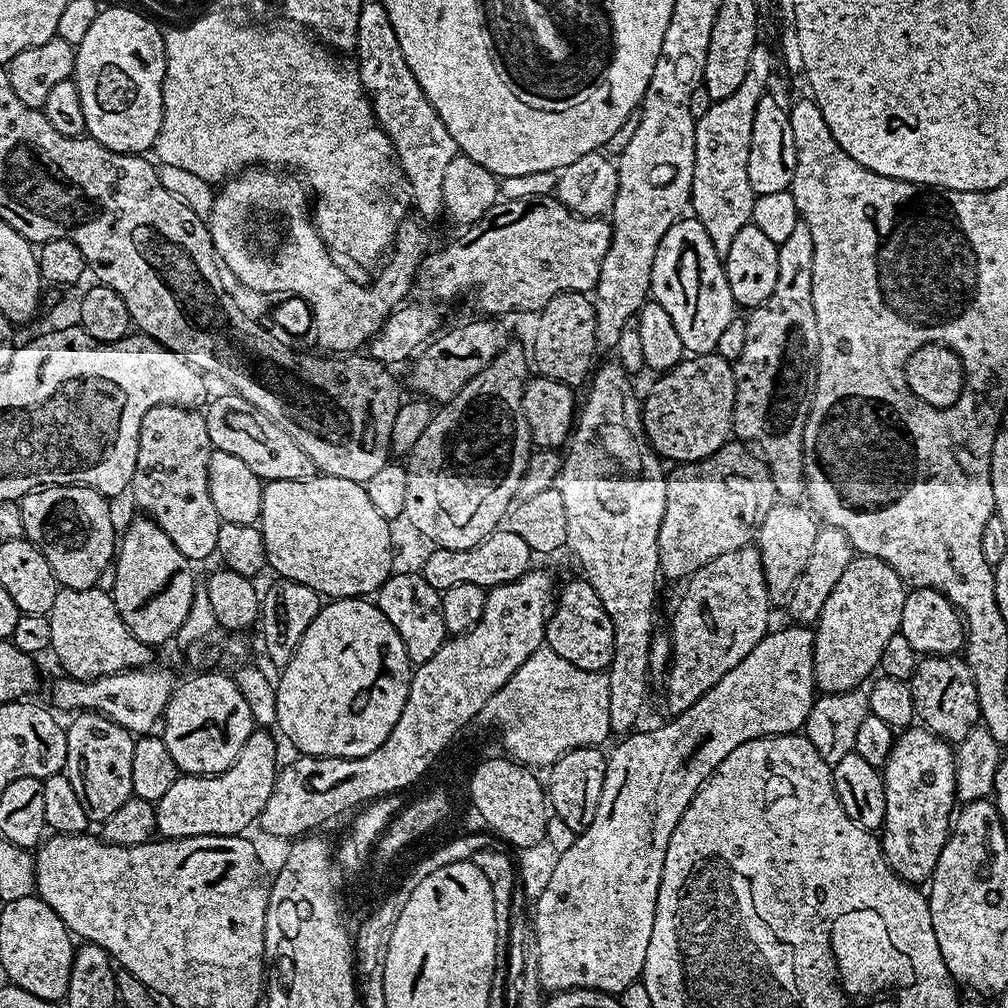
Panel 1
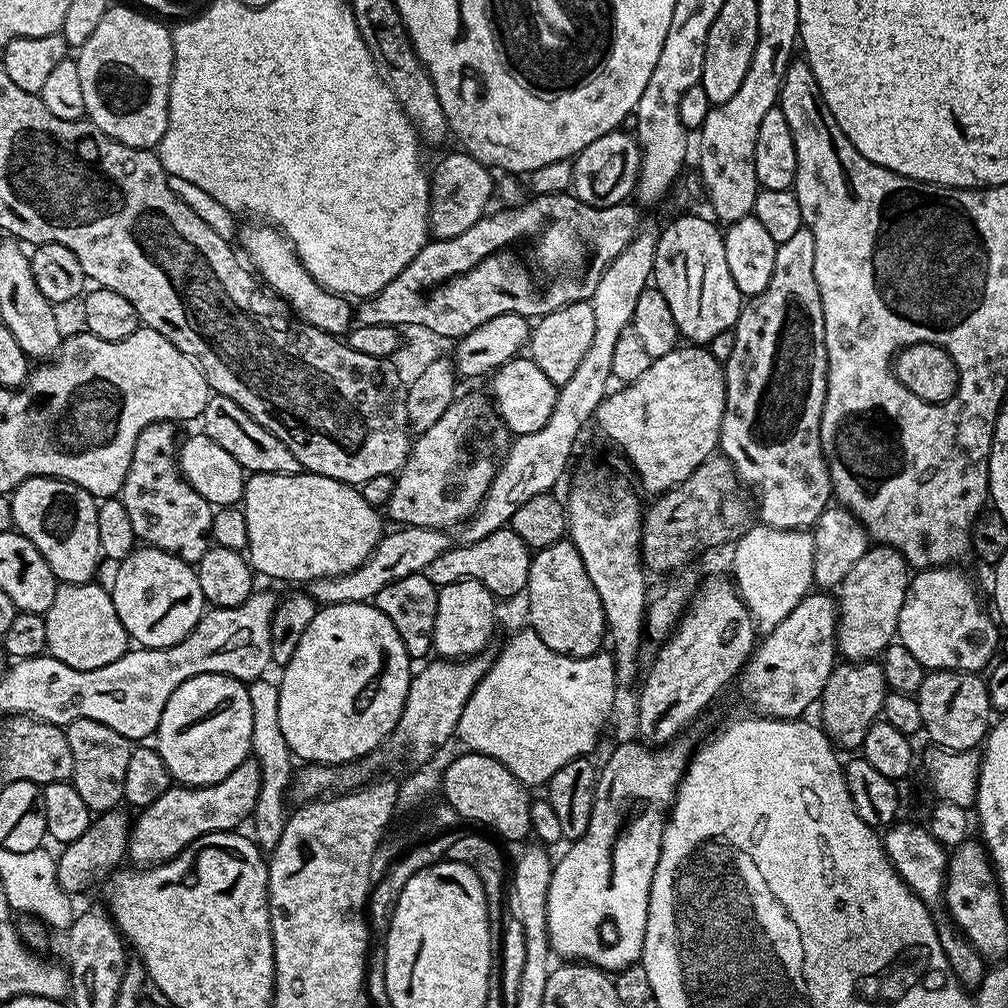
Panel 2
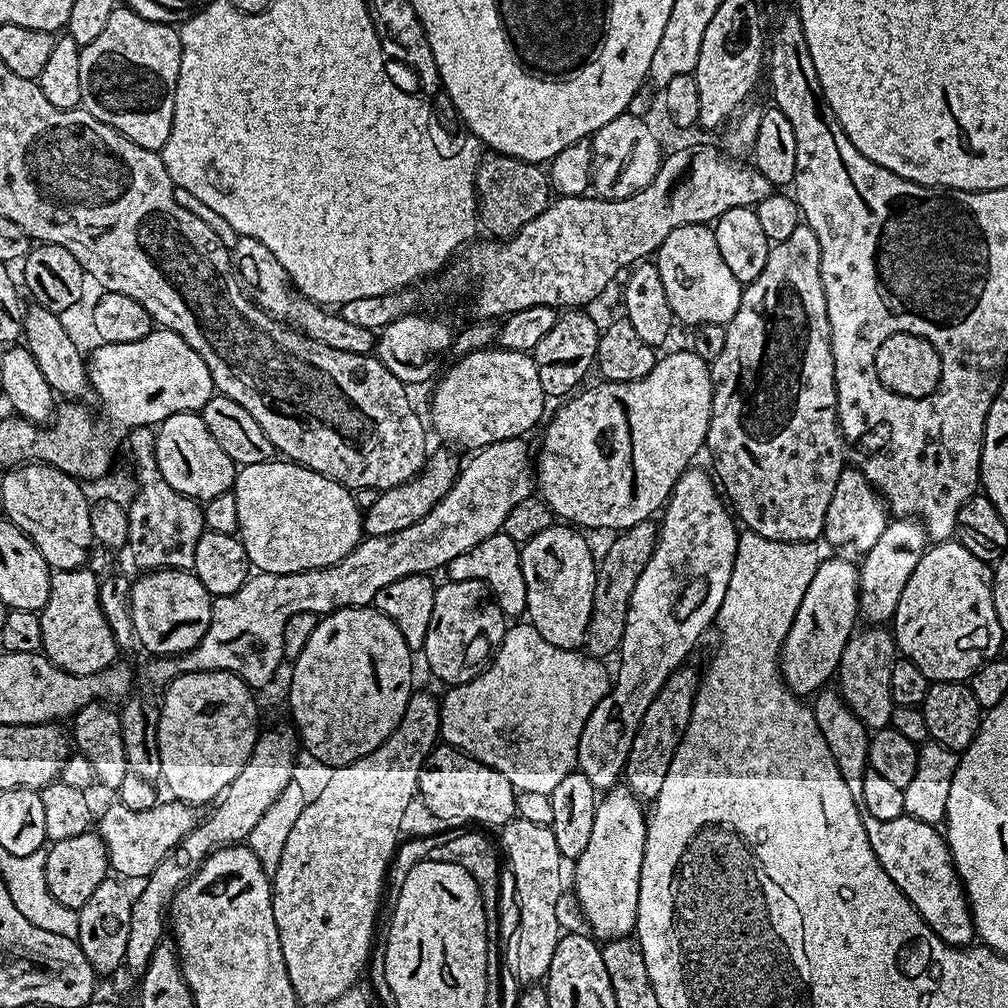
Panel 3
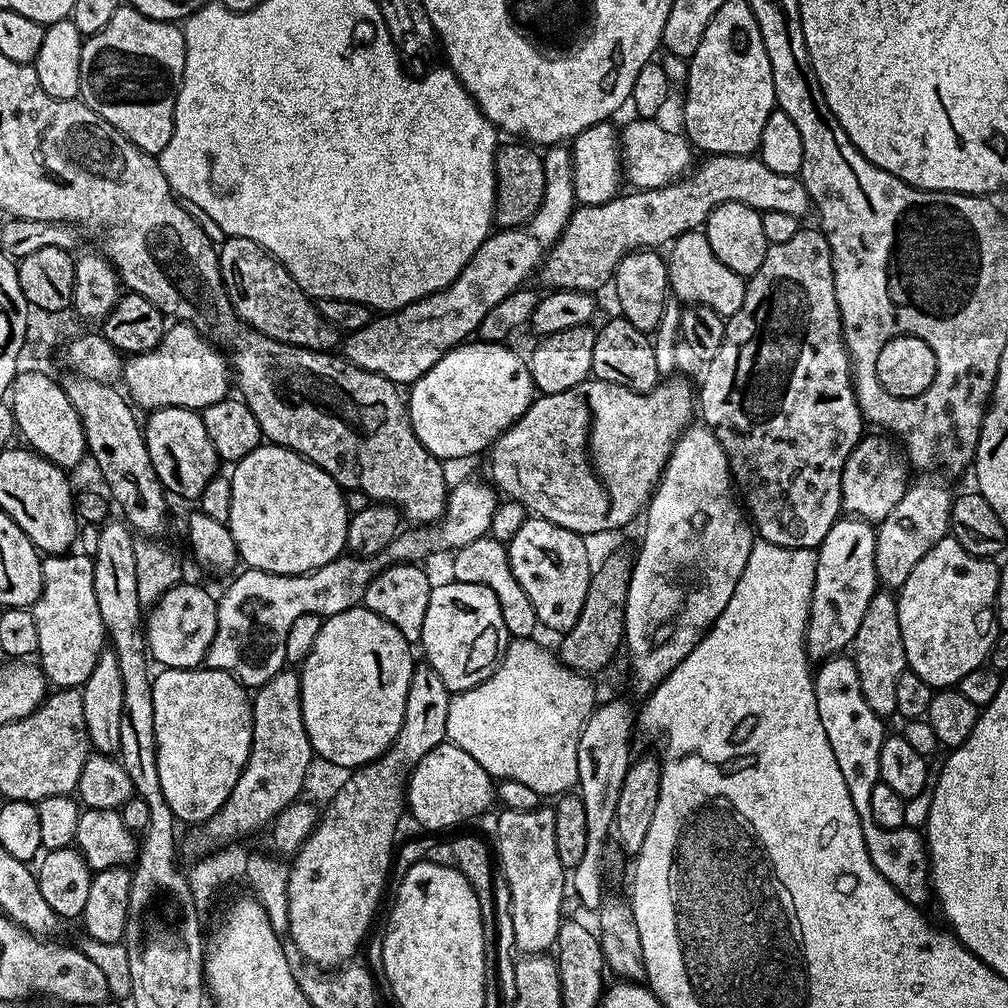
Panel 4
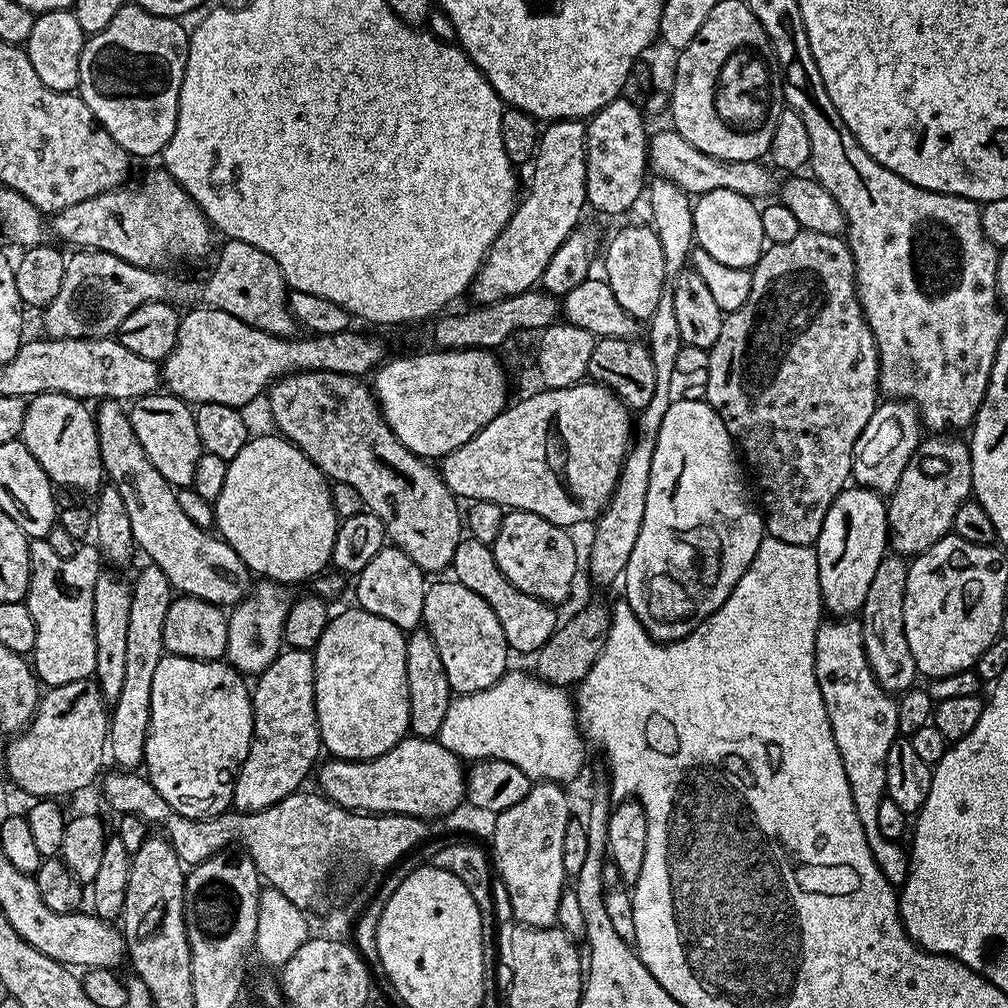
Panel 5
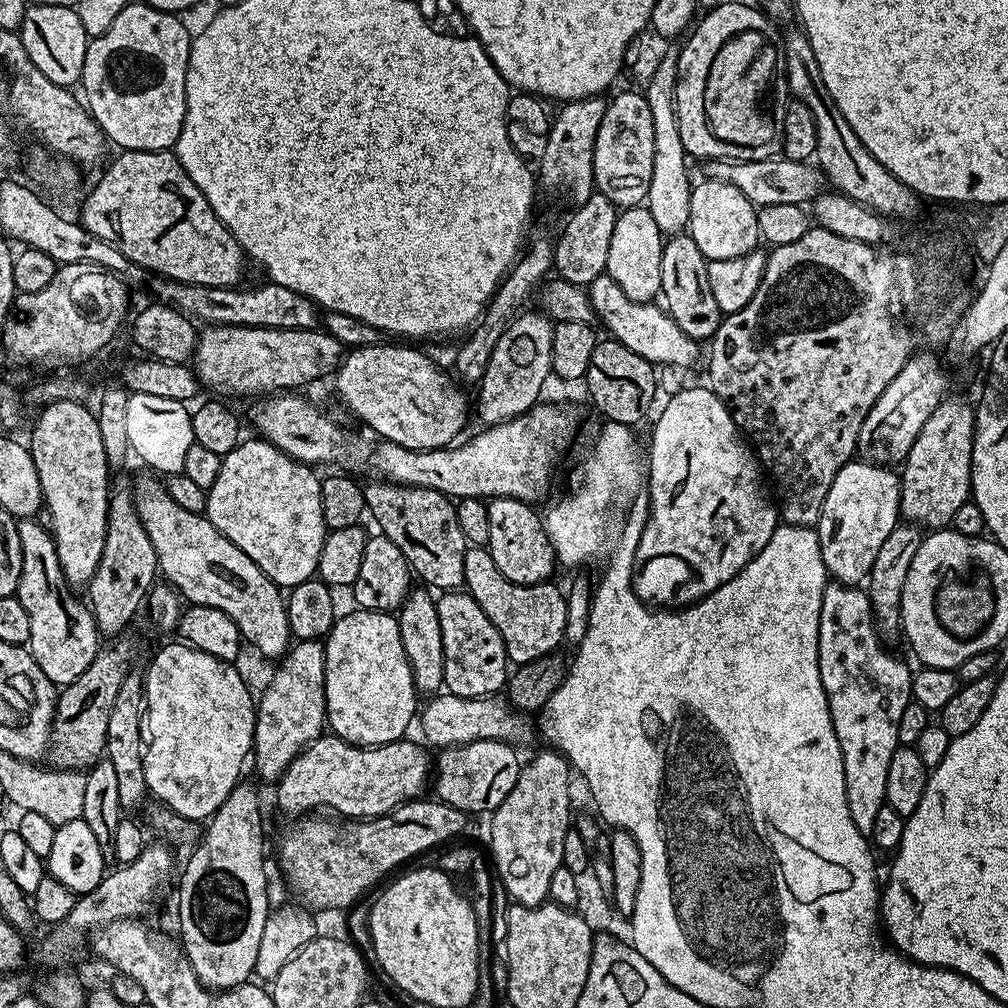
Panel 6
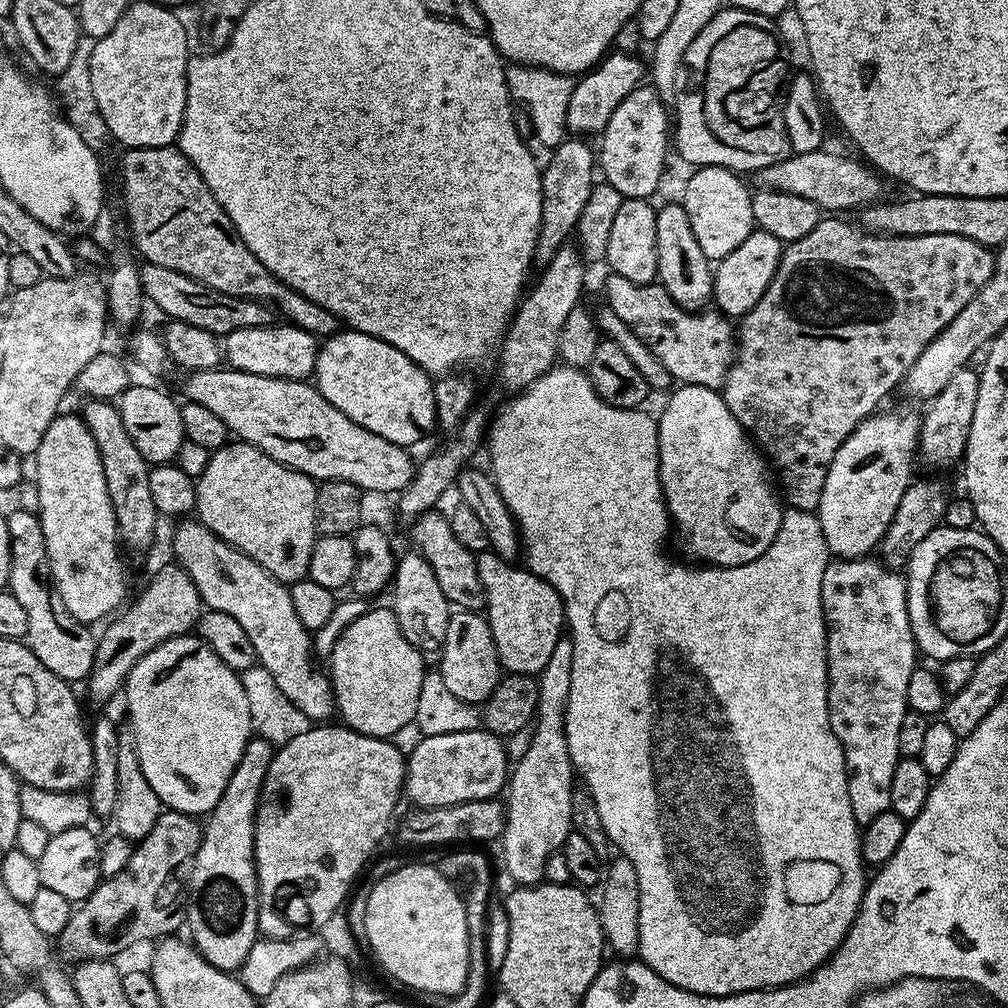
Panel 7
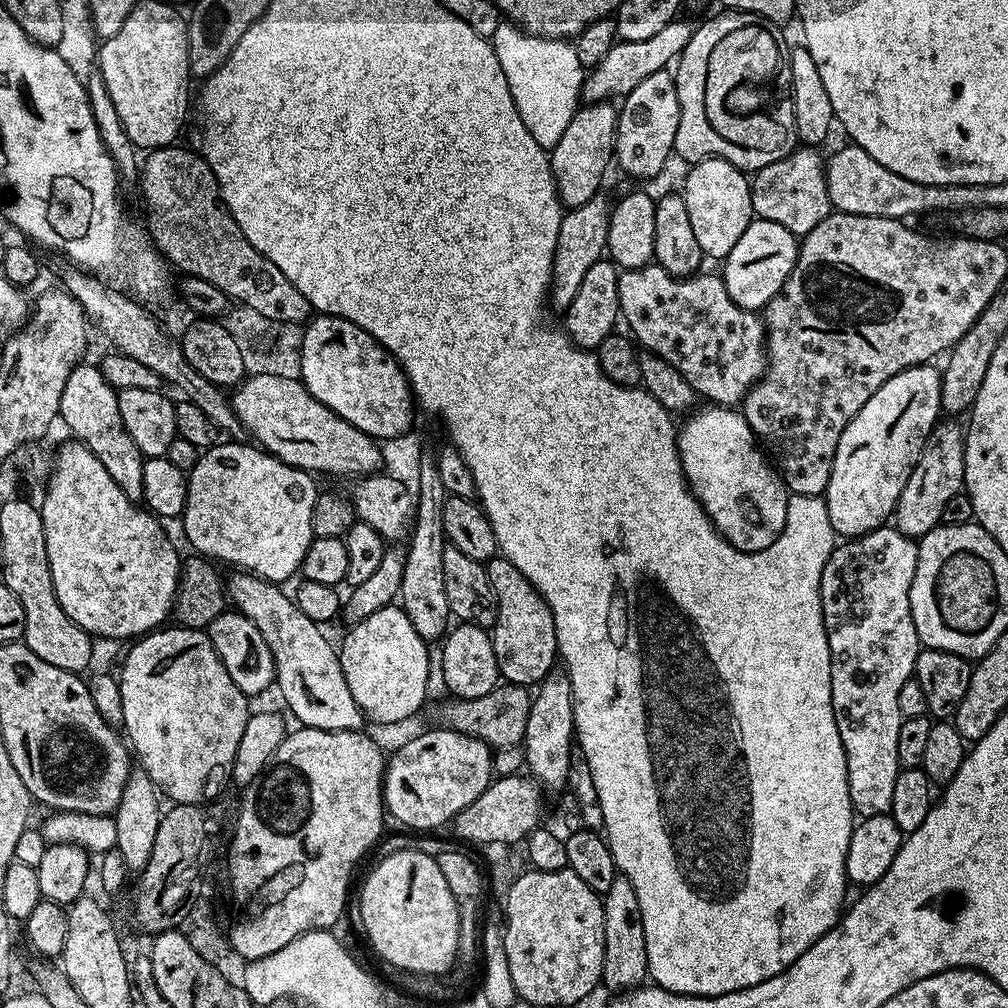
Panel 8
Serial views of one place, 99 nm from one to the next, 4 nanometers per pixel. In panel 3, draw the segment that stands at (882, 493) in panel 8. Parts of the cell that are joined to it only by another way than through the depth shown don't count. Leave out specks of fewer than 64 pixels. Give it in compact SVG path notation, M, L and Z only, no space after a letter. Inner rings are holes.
M840 556L821 559L812 588L806 590L804 604L798 606L796 621L790 626L790 634L786 634L780 651L780 675L794 695L811 697L829 683L828 676L837 675L844 643L857 631L859 616L859 567Z

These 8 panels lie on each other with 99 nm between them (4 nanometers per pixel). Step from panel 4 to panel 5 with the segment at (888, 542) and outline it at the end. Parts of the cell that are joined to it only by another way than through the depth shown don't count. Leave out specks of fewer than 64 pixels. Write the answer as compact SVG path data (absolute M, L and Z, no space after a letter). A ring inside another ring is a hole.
M932 434L916 447L898 486L890 493L887 501L886 532L890 537L890 548L893 553L905 558L915 558L926 551L934 542L952 532L954 514L972 496L972 450L967 443L955 440L952 434Z

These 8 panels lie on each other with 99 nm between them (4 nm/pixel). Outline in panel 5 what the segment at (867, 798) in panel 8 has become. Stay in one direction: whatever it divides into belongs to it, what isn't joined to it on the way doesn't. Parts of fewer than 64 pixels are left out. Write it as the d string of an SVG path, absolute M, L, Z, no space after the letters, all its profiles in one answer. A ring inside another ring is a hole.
M828 618L816 631L814 666L818 690L826 702L826 714L834 730L834 742L850 782L850 794L858 822L866 834L872 857L893 886L903 885L908 876L910 856L903 843L882 838L878 830L878 802L886 793L886 754L898 738L898 710L893 693L882 690L870 670L864 649L864 628L856 618Z

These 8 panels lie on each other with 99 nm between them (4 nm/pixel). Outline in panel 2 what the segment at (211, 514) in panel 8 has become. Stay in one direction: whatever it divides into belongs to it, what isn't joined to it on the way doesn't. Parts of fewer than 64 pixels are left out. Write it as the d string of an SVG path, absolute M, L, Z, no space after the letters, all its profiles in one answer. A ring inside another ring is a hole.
M253 472L245 479L242 507L246 514L248 547L246 559L257 573L272 580L304 580L311 582L327 576L344 576L368 561L380 541L381 513L362 498L359 487L343 484L334 478L313 472L290 474L262 474Z

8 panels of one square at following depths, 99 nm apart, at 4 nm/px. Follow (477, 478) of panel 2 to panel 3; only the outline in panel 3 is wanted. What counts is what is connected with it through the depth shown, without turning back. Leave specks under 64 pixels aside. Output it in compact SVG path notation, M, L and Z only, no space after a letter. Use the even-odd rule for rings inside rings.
M433 451L424 462L424 469L417 474L414 479L402 482L393 488L385 488L380 492L378 502L374 502L368 511L362 516L362 532L365 537L385 536L394 534L398 530L406 530L414 526L448 491L456 482L458 475L458 463L448 452Z

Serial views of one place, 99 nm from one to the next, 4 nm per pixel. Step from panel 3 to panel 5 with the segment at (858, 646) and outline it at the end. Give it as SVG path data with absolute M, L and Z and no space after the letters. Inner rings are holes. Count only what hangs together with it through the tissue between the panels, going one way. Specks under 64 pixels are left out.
M885 554L874 570L870 590L866 590L866 602L862 605L858 619L864 628L864 649L870 662L874 678L882 690L893 694L905 692L917 683L918 673L914 654L910 654L910 642L906 642L904 607L906 606L906 578L909 561L899 554Z

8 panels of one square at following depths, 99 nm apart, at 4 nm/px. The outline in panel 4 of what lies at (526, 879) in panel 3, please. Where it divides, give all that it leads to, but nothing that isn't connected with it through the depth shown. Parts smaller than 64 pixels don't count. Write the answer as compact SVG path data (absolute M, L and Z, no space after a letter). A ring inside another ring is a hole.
M539 806L530 810L516 810L507 809L502 811L500 817L496 820L496 844L494 840L494 852L498 857L498 868L504 871L504 880L508 883L508 912L512 915L512 940L521 949L519 950L524 954L544 954L555 945L558 938L558 930L562 923L562 915L560 911L564 908L564 888L566 892L566 869L562 866L562 862L558 862L558 846L554 842L554 814L552 808L546 806Z

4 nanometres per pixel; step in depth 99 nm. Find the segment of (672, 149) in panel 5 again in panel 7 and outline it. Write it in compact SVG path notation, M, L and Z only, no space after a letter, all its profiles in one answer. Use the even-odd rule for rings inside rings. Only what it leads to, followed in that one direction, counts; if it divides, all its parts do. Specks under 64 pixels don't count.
M828 151L793 154L782 162L774 162L774 166L760 169L759 187L810 198L810 202L814 202L828 214L848 214L851 208L853 210L866 208L883 197L880 195L884 192L885 181L877 169L869 166L863 159L851 160L848 156L839 156L836 152Z

